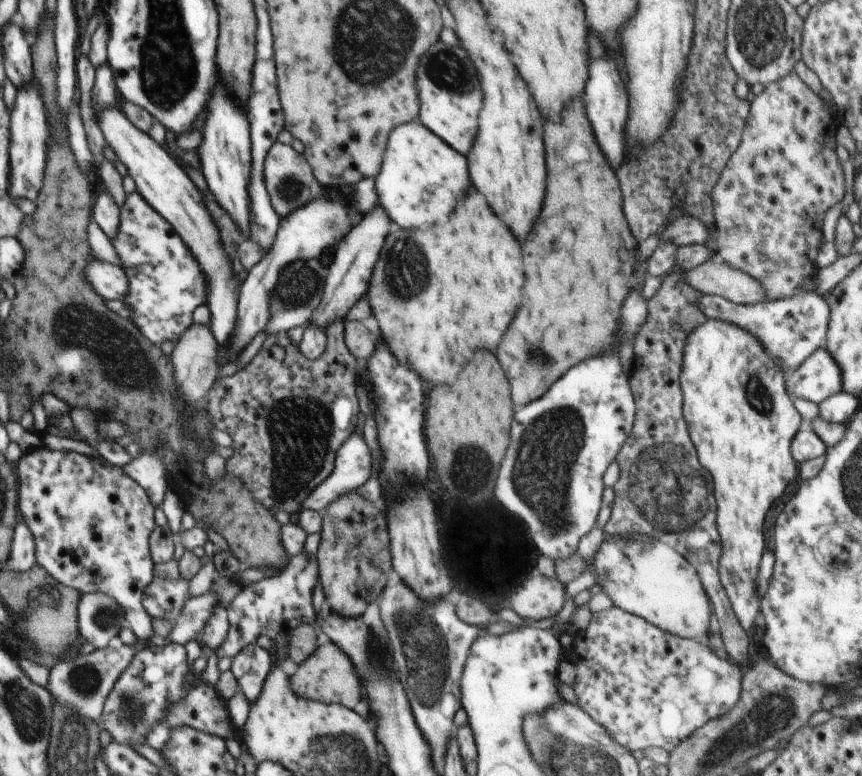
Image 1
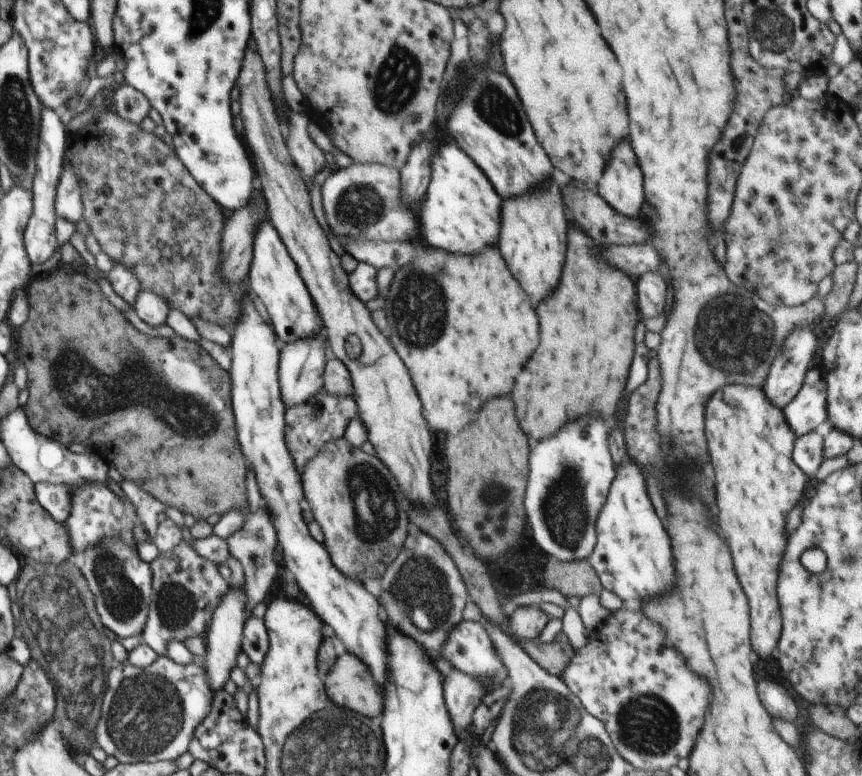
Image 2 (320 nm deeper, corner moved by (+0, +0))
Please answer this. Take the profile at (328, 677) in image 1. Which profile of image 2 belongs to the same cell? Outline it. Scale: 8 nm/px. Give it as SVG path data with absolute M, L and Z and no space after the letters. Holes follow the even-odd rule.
M354 654L339 656L323 681L334 704L368 718L382 714L382 690L374 682L368 666Z

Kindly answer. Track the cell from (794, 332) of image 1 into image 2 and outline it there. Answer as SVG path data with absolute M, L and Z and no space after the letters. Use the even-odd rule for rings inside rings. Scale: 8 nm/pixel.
M801 327L791 333L791 336L783 344L780 354L771 364L769 375L766 377L762 389L768 400L781 411L792 402L802 388L805 374L808 369L812 368L816 353L820 351L816 349L816 346L818 346L818 339L812 331L812 327Z

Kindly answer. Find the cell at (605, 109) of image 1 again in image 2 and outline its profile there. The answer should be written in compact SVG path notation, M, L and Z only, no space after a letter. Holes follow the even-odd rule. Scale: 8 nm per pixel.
M622 142L620 146L616 146L616 150L612 152L612 162L608 162L604 176L598 184L598 194L606 200L606 202L620 214L628 216L628 218L638 218L642 204L644 204L644 188L642 188L642 172L638 168L636 156L630 148L628 142Z

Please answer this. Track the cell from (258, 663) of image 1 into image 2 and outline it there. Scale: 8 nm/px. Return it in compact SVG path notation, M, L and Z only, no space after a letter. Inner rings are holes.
M252 614L243 626L242 651L260 666L268 649L269 636L264 619Z

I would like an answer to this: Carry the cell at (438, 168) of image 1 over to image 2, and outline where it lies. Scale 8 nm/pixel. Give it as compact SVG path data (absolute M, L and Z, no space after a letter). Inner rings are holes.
M442 142L433 155L431 167L433 173L429 187L417 207L426 242L454 254L480 254L486 246L496 246L500 238L502 200L480 167L456 142Z

